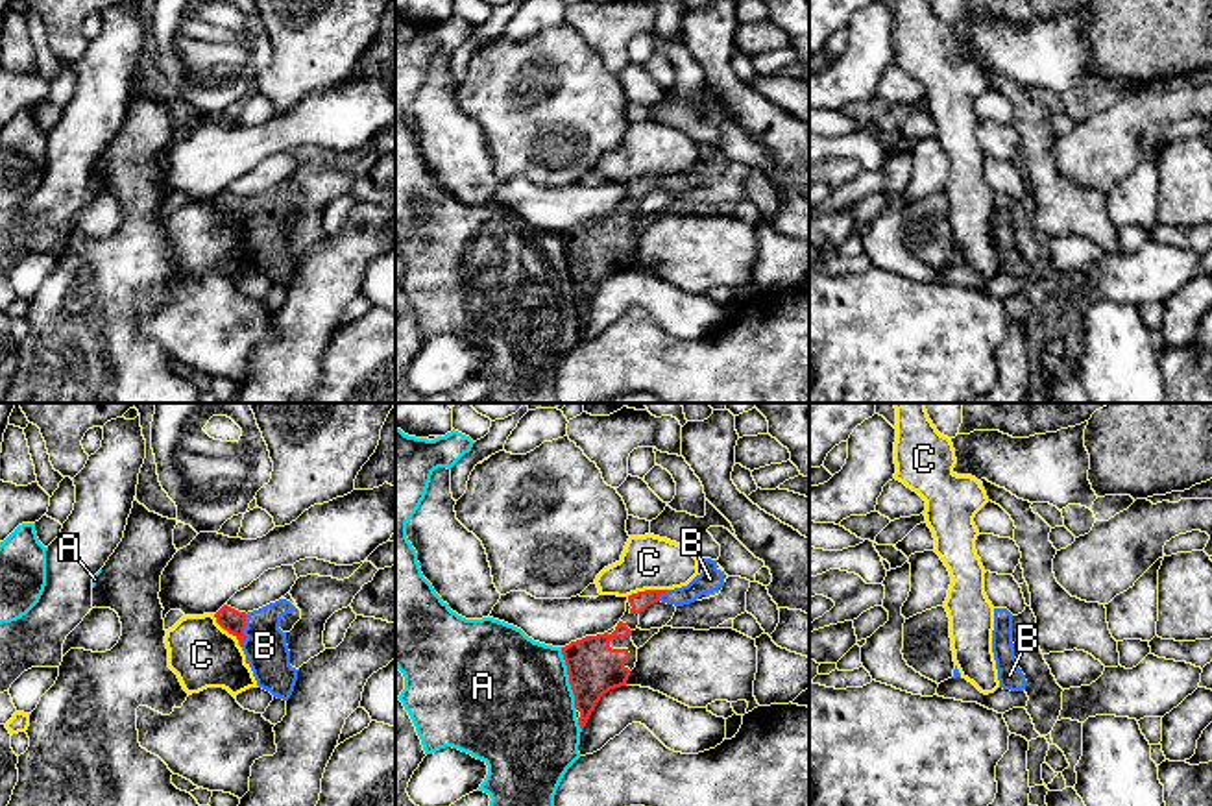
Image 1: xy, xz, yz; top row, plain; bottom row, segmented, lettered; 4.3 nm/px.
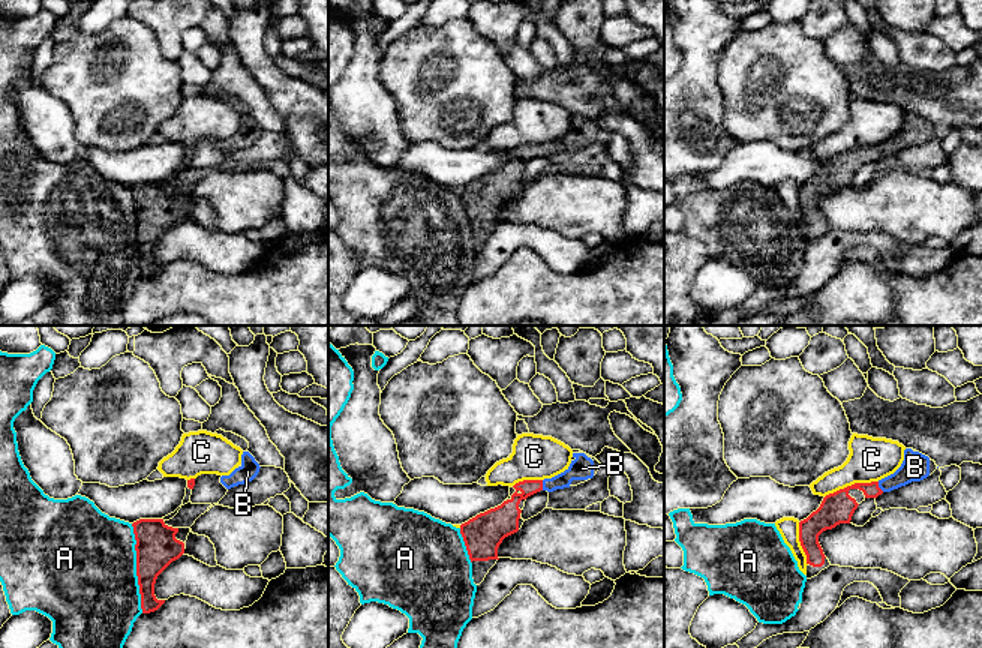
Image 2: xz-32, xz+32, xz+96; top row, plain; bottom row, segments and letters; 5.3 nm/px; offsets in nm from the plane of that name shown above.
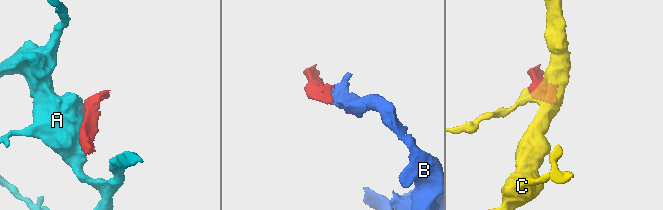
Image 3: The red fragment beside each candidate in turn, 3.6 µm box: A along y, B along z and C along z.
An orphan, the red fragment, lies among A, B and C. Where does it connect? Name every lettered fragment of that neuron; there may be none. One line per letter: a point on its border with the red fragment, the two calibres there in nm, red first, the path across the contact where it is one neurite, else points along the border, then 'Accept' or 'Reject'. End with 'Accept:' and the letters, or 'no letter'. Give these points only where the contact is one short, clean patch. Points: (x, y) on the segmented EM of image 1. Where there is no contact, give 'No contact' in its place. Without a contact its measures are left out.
A: Touches red at xz (569, 679). Thickness 240 nm (red) against 480 nm. Reject
B: Touches red at xy (242, 631). Thickness 100 nm (red) against 190 nm. Path across: xy (233, 622), (242, 631), (265, 646). Accept
C: Touches red at xz (647, 590). Thickness 80 nm (red) against 240 nm. Reject
Accept: B

